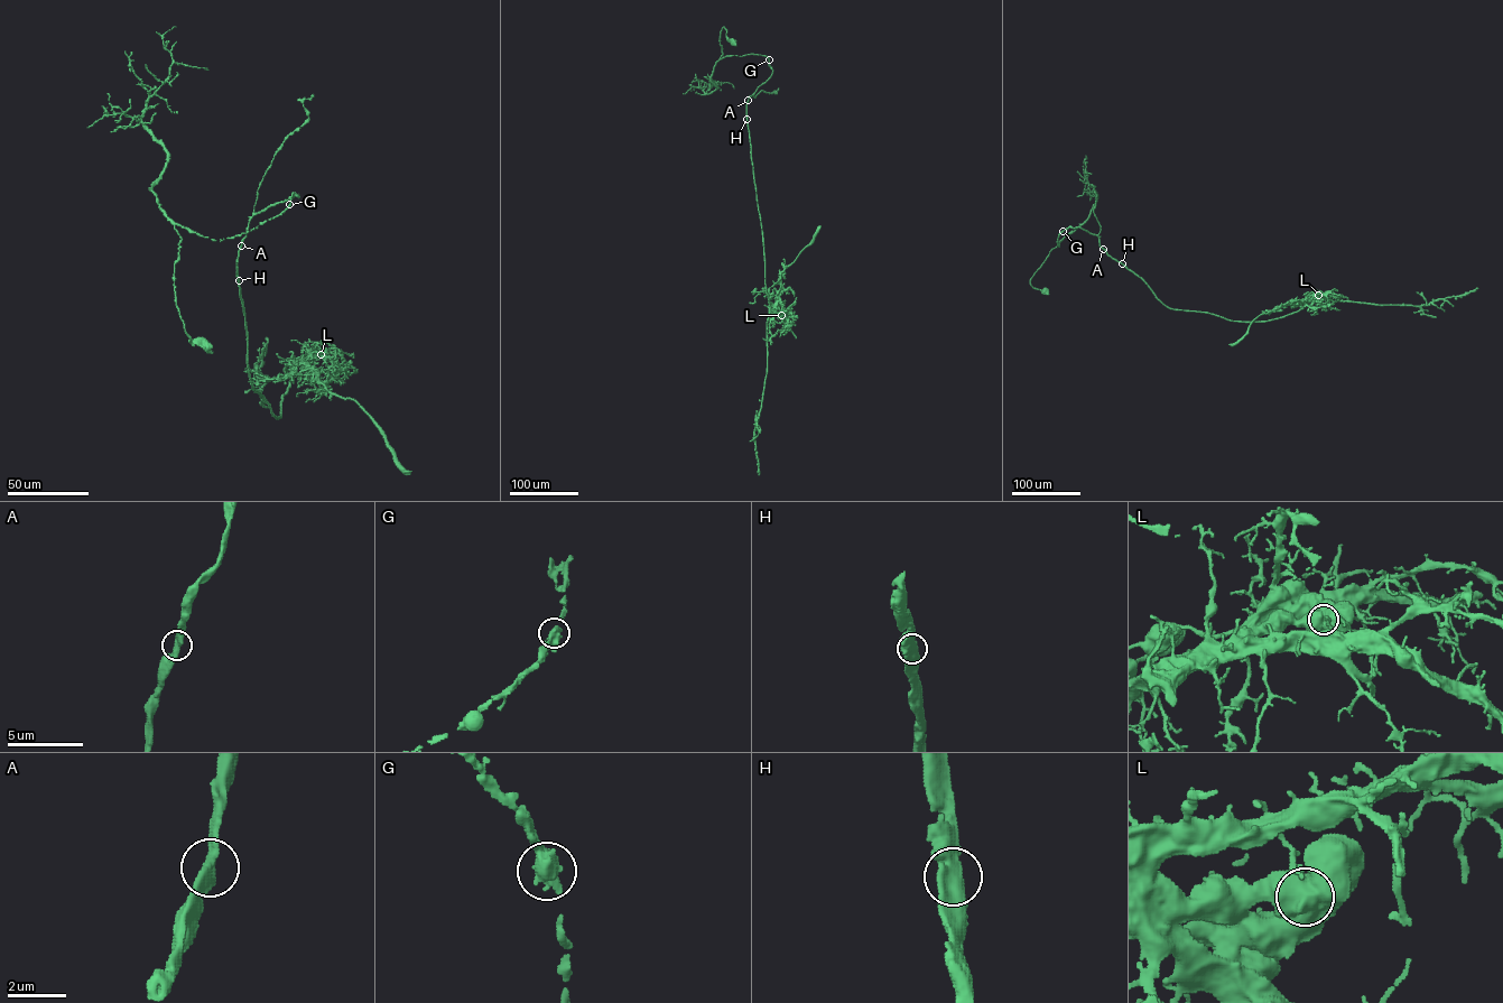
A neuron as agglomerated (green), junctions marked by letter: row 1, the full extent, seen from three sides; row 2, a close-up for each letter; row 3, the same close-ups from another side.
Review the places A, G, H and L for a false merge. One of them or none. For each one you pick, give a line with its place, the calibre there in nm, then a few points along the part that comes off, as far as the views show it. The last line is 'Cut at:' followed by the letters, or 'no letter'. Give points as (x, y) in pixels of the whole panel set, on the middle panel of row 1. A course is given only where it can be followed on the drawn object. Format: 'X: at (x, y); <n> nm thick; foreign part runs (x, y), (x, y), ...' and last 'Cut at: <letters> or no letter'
L: at (781, 315); 850 nm thick; foreign part runs (781, 315), (776, 313), (775, 306), (782, 274), (809, 243), (820, 225)
Cut at: L

